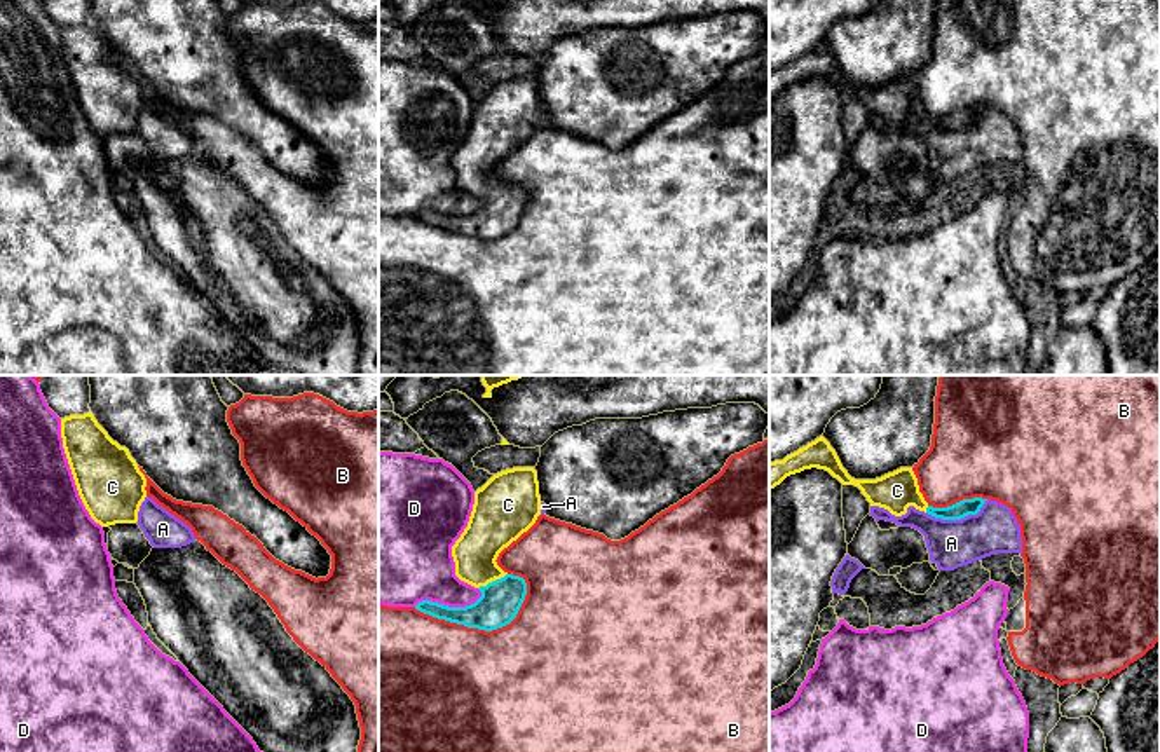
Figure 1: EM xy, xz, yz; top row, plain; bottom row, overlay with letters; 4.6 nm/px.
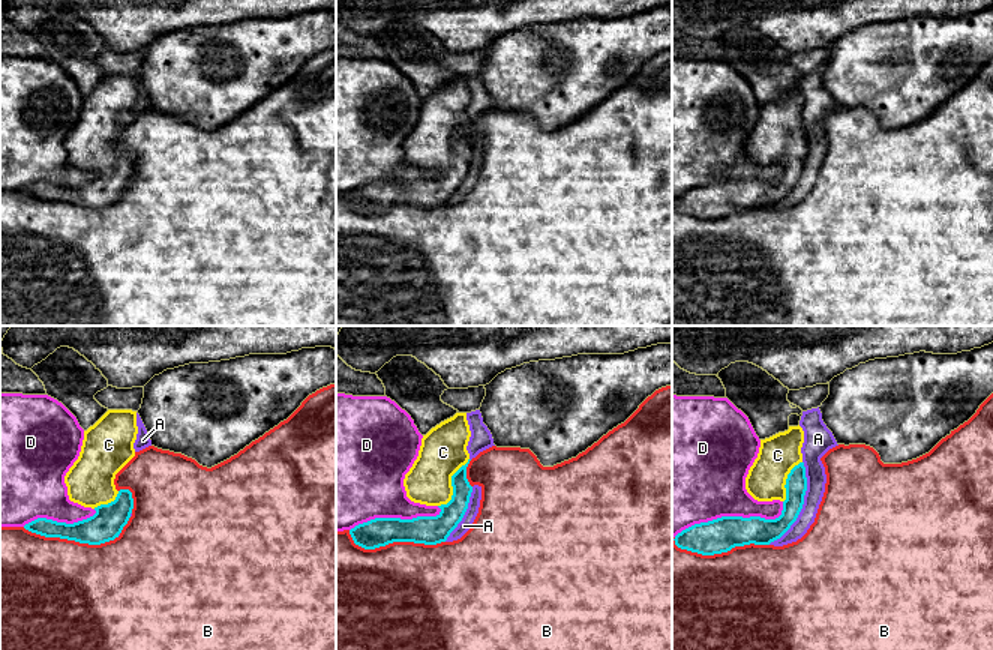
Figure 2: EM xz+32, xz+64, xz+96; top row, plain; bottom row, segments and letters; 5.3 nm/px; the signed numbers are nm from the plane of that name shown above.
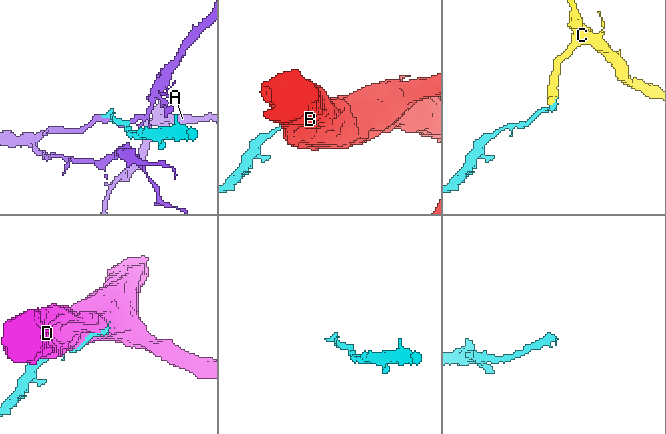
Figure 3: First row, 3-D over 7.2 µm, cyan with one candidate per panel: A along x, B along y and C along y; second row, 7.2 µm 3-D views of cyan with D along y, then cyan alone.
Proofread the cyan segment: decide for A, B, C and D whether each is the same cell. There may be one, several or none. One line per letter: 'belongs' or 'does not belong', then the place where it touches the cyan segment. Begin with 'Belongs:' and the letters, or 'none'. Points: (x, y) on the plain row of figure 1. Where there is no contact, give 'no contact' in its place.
Belongs: C
A: does not belong; meets cyan in yz at (958, 128)
B: does not belong; meets cyan in xz at (480, 238)
C: belongs; meets cyan in xz at (492, 191)
D: does not belong; meets cyan in xz at (447, 215)

